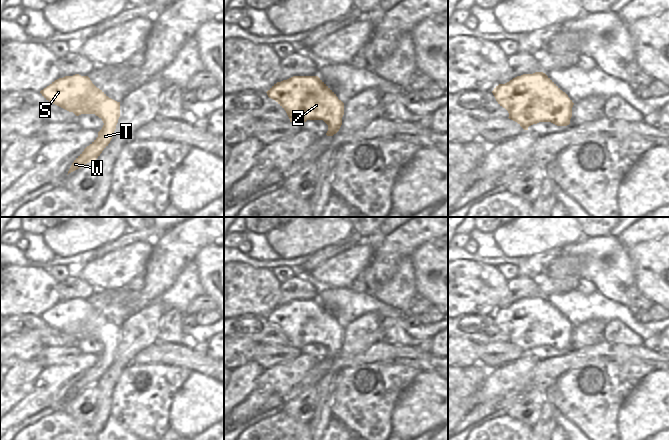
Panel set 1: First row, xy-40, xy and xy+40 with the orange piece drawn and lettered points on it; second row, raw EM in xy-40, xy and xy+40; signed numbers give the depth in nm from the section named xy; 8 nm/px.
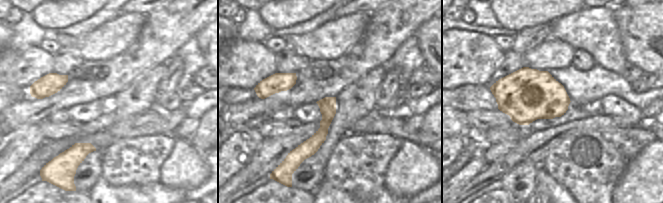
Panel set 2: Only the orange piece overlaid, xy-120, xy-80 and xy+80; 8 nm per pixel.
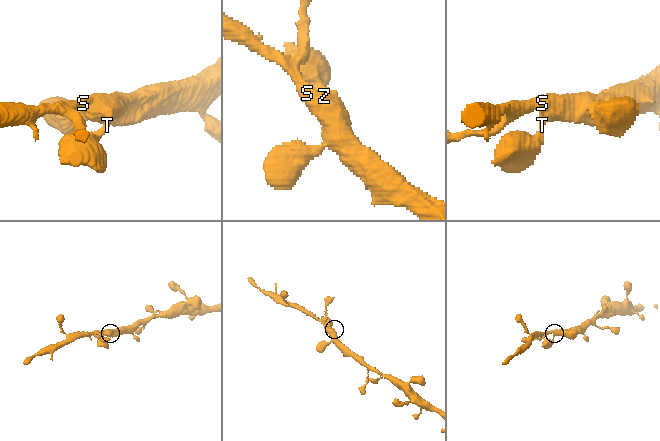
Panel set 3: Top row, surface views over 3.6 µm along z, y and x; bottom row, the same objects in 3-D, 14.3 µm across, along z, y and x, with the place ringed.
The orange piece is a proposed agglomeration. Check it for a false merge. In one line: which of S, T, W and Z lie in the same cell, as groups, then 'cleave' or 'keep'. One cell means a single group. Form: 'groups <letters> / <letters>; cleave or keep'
groups S T W Z; keep

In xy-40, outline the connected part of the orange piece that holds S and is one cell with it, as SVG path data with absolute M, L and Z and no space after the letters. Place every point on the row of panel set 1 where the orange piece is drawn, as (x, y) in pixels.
M79 74L59 78L40 93L49 102L76 116L95 114L102 119L104 125L98 137L74 160L68 174L89 162L96 162L114 135L120 117L120 102L109 98L88 76Z

